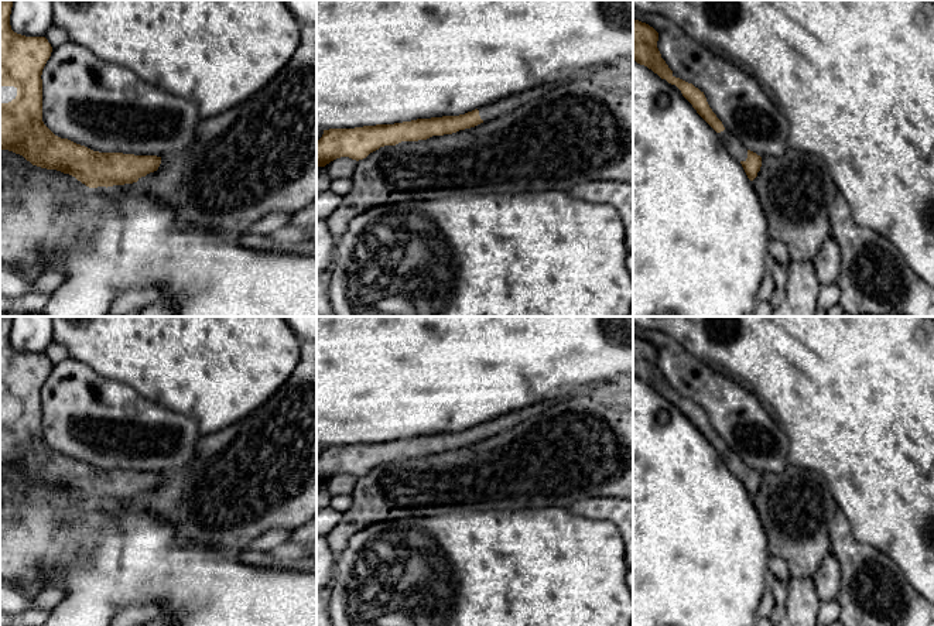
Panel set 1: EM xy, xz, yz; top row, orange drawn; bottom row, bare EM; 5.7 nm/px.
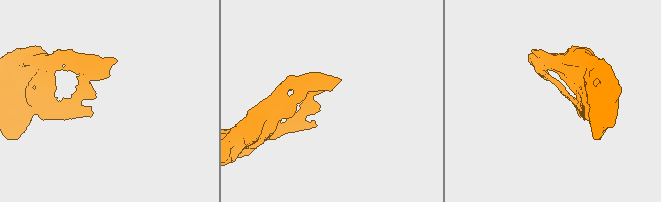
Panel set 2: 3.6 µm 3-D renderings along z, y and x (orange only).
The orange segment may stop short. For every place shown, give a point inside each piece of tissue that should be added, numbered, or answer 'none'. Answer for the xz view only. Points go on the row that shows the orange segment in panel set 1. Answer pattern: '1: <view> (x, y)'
1: xz (505, 105)

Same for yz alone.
1: yz (732, 144)

